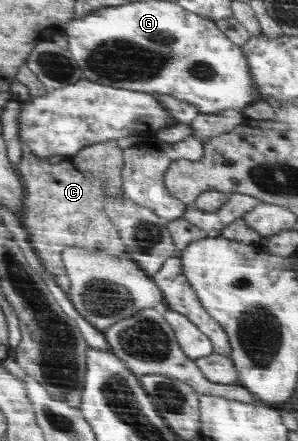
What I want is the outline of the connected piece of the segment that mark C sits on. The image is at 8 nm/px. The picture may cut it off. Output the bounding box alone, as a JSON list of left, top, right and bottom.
[16,139,127,274]

